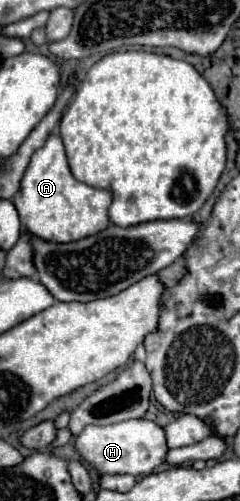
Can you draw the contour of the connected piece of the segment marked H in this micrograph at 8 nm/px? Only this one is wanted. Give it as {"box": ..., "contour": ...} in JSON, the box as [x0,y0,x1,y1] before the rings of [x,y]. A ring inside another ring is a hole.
{"box":[76,419,168,477],"contour":[[[142,419],[142,421],[122,421],[106,427],[88,425],[76,437],[76,451],[86,463],[96,467],[98,473],[130,473],[138,477],[156,471],[166,461],[168,445],[164,429],[154,421]]]}

